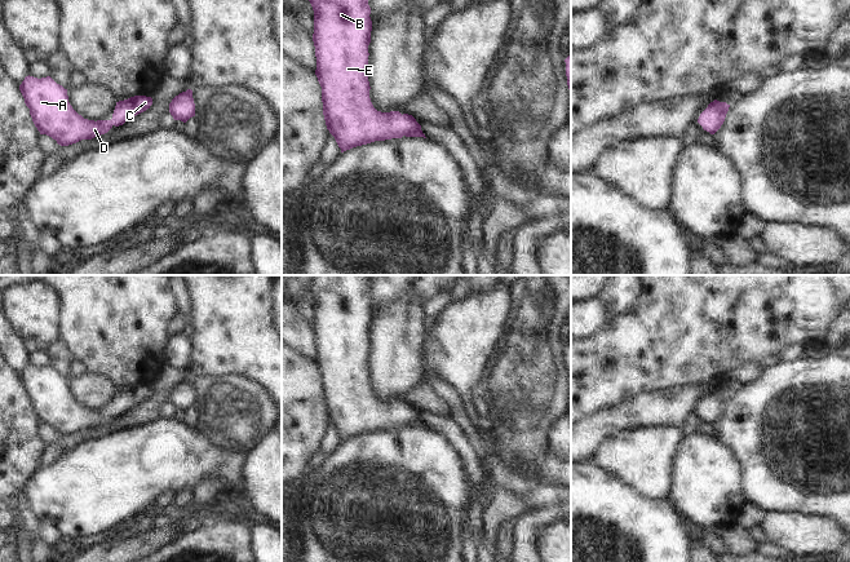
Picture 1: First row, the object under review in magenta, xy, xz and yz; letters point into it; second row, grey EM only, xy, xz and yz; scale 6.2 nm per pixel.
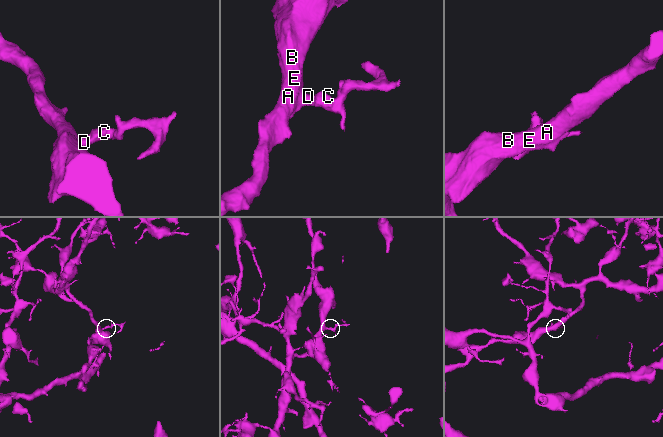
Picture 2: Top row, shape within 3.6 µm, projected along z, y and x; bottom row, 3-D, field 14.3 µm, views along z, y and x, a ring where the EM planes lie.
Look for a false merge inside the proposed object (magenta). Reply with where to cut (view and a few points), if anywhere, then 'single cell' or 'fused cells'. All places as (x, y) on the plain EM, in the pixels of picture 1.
cut none; single cell

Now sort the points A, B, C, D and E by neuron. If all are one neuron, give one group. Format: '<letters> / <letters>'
A B C D E

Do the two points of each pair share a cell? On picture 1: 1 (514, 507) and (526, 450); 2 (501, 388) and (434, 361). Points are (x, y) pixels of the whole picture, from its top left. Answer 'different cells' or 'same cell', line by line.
1: different cells
2: different cells

